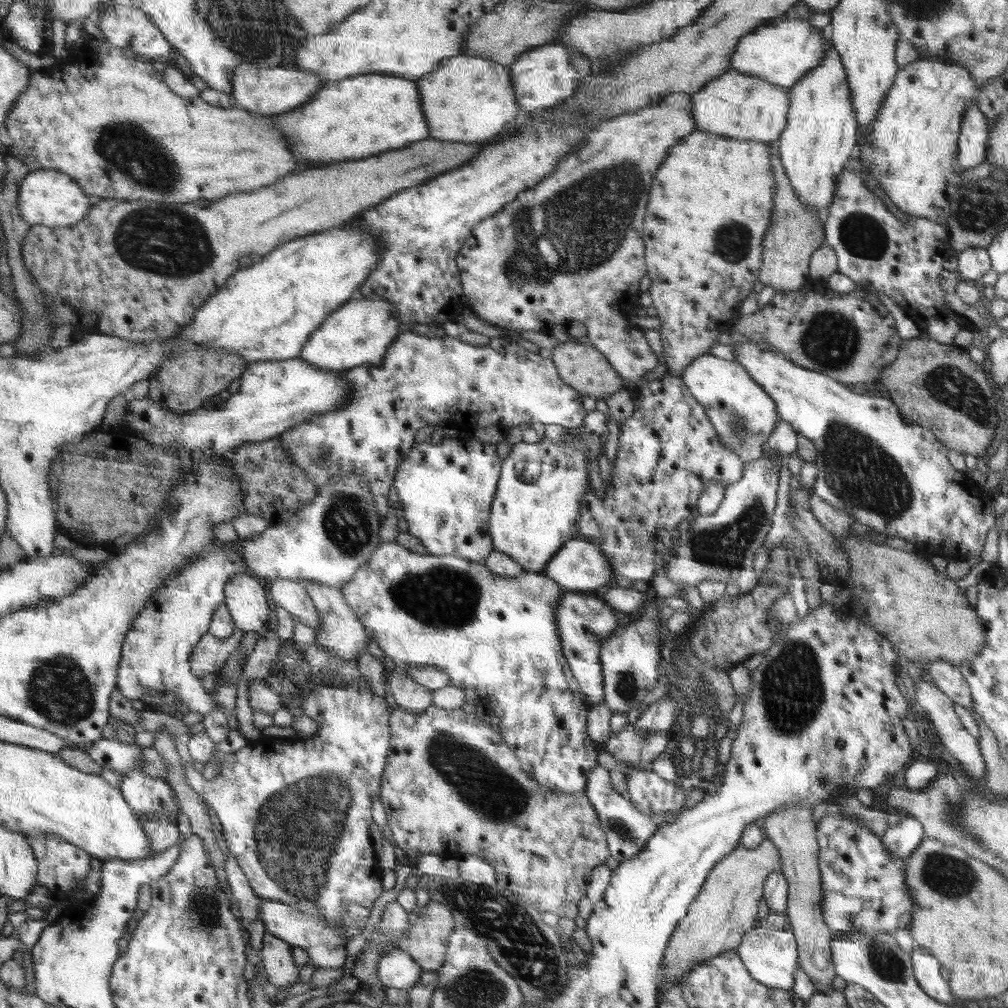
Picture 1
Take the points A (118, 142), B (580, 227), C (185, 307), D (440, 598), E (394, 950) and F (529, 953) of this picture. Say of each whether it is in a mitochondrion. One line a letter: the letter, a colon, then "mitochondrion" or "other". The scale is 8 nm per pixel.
A: mitochondrion
B: mitochondrion
C: other
D: mitochondrion
E: other
F: mitochondrion

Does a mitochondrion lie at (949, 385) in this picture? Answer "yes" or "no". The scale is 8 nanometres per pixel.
yes

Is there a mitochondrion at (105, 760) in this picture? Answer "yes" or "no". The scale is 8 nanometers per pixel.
no

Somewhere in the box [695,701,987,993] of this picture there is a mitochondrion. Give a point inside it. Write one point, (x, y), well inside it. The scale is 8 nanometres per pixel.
(950, 877)

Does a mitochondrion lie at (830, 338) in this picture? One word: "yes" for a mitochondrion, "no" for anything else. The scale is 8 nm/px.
yes

